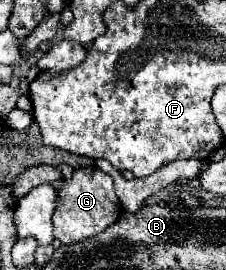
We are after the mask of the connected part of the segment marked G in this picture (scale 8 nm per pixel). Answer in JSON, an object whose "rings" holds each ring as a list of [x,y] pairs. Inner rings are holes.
{"rings":[[[97,166],[77,168],[73,170],[71,178],[63,180],[63,186],[59,190],[59,202],[53,212],[55,238],[59,238],[61,244],[73,244],[73,242],[85,240],[89,236],[103,232],[113,222],[117,222],[121,212],[123,212],[123,206],[115,194],[113,178],[101,172]]]}

